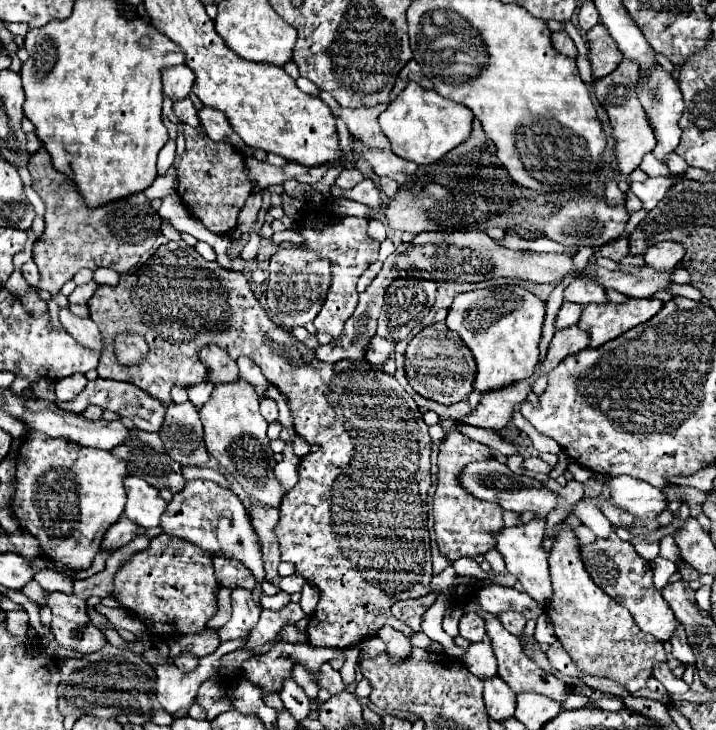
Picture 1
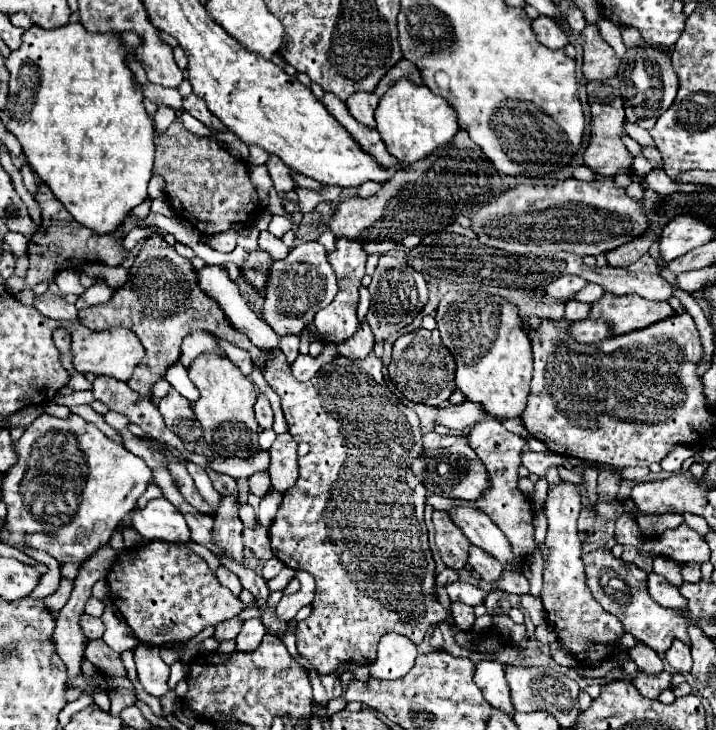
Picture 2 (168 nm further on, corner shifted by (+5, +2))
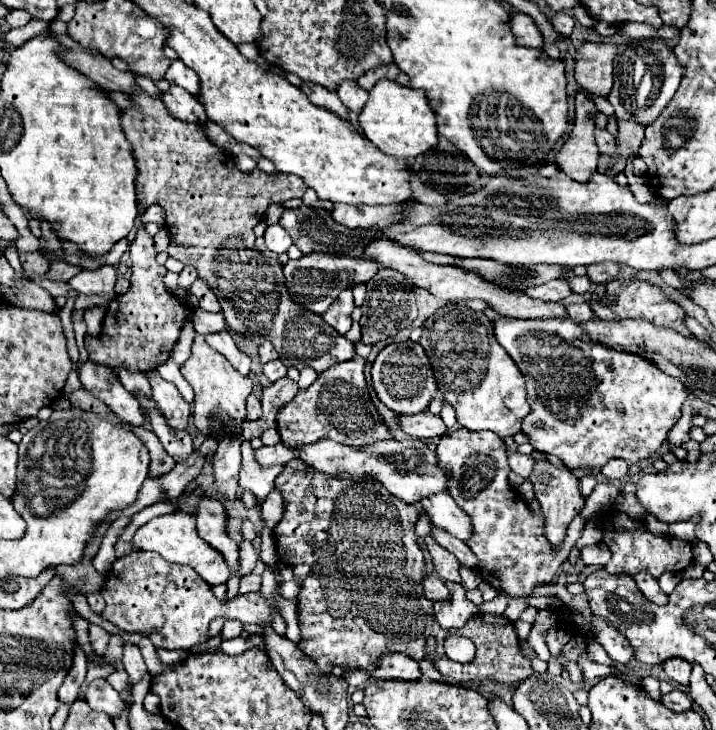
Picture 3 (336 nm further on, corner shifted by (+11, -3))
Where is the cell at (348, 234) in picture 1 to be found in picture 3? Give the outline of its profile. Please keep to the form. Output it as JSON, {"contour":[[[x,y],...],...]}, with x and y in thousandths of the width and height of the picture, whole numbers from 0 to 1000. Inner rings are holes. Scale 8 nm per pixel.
{"contour":[[[492,393],[480,396],[472,410],[458,421],[458,426],[450,432],[458,445],[464,445],[475,459],[483,459],[489,445],[492,445],[492,423],[494,423],[494,410],[492,410]]]}

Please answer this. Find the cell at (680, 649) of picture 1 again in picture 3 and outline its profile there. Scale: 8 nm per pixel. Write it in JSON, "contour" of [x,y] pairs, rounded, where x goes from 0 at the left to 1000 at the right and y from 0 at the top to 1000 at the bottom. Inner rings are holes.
{"contour":[[[939,900],[933,905],[927,905],[927,919],[936,930],[941,930],[950,938],[961,938],[964,936],[964,908],[950,903],[950,900]]]}

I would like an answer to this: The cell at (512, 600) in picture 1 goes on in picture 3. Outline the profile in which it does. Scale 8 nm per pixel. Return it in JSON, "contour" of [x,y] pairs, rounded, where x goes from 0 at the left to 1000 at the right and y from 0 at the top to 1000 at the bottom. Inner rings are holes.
{"contour":[[[595,788],[592,796],[589,796],[589,801],[592,801],[592,815],[595,815],[601,823],[606,823],[606,826],[609,826],[609,823],[620,823],[620,821],[628,818],[626,804],[623,804],[620,796],[612,793],[612,790]]]}

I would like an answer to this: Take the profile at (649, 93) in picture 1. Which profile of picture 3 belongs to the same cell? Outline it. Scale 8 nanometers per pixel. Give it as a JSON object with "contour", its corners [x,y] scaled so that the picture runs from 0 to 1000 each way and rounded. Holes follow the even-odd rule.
{"contour":[[[925,53],[866,59],[858,78],[858,119],[846,136],[858,147],[863,163],[888,163],[897,171],[908,171],[944,130],[953,100],[955,95],[947,89],[939,67]]]}

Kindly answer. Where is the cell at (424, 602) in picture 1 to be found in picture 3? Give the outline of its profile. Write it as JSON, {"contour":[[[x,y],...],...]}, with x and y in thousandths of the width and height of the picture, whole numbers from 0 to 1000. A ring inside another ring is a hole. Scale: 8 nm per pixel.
{"contour":[[[623,796],[622,801],[628,807],[628,821],[606,826],[609,851],[620,862],[642,862],[656,845],[668,840],[668,832],[651,821],[651,810],[642,799]]]}

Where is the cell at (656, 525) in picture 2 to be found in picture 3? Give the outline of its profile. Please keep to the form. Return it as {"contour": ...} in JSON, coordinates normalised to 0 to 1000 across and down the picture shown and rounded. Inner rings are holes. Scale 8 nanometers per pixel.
{"contour":[[[902,705],[902,711],[899,711],[899,719],[913,730],[913,733],[933,733],[933,725],[930,725],[930,719],[927,716],[922,716],[913,705]]]}

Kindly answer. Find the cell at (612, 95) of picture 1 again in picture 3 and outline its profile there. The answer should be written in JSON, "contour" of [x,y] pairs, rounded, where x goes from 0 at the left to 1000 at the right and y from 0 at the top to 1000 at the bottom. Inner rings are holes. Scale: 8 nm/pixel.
{"contour":[[[807,125],[802,177],[793,193],[788,196],[788,201],[782,204],[782,210],[777,212],[777,223],[782,226],[782,232],[793,242],[810,251],[824,248],[824,242],[835,234],[838,207],[830,190],[830,179],[832,179],[830,158],[832,155],[835,155],[835,147],[827,138],[827,133]]]}

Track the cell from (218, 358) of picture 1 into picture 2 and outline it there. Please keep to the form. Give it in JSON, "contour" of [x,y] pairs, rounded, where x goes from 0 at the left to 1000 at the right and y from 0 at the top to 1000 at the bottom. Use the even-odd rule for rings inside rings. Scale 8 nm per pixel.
{"contour":[[[271,452],[271,455],[265,455],[265,458],[254,466],[254,485],[251,485],[251,496],[263,504],[263,501],[265,501],[265,496],[268,496],[277,485],[282,485],[282,482],[288,482],[288,479],[310,482],[310,479],[307,479],[307,474],[304,474],[304,468],[299,466],[299,460],[296,460],[296,458],[285,455],[285,452]]]}

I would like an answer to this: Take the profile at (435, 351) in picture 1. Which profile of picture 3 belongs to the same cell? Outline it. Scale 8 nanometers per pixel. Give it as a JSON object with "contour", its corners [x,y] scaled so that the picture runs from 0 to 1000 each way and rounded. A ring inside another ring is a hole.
{"contour":[[[575,467],[539,473],[528,484],[517,514],[520,514],[520,527],[522,527],[531,549],[556,568],[564,568],[564,566],[575,568],[575,566],[595,563],[612,536],[595,481],[589,478],[587,470],[575,470]]]}

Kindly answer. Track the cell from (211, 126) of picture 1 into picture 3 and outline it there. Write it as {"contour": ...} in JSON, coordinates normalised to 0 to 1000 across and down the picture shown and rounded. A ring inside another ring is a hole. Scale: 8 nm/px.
{"contour":[[[240,116],[226,130],[226,138],[235,147],[235,152],[240,155],[240,160],[246,160],[251,166],[277,168],[277,171],[288,171],[288,166],[291,166],[285,147],[277,141],[277,136],[271,130],[265,130],[263,125],[257,125],[254,119]]]}

